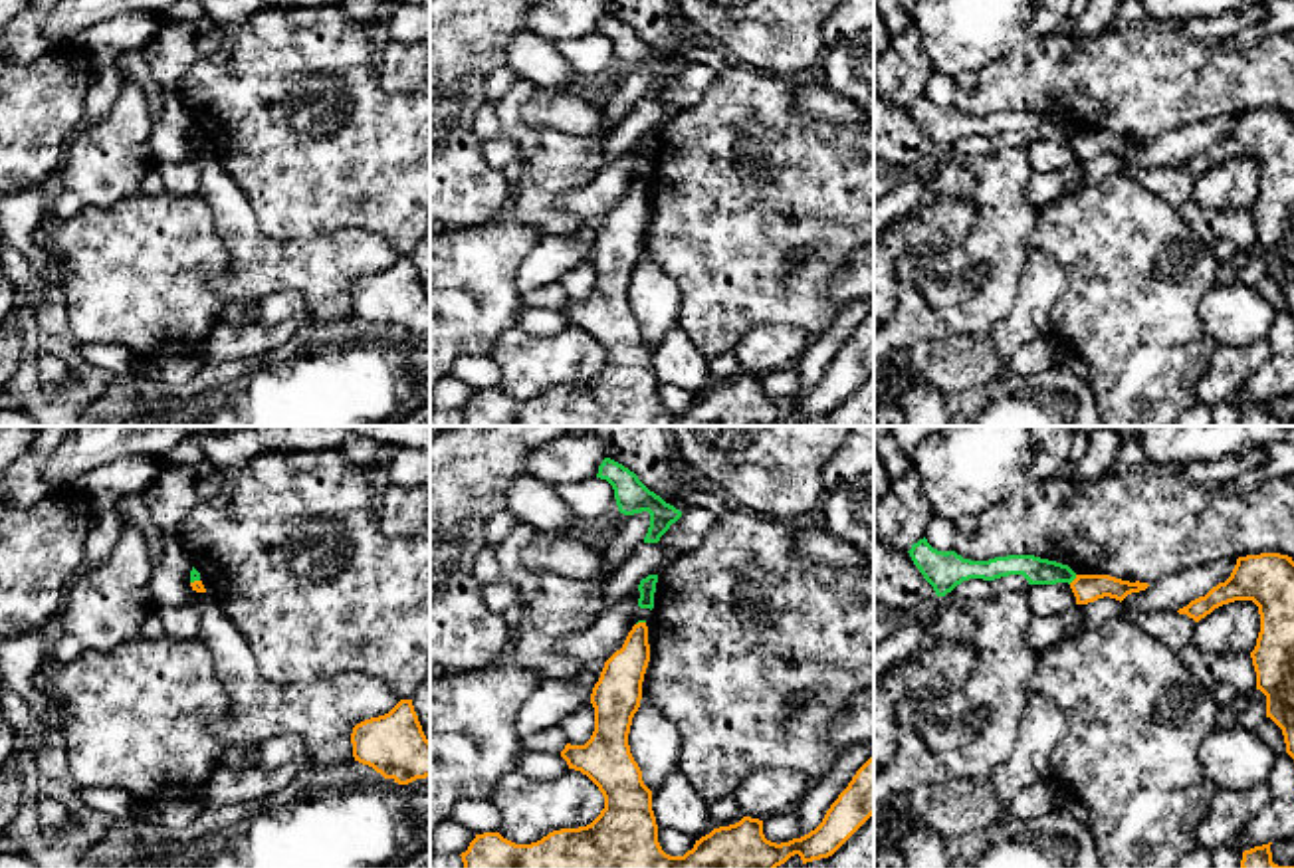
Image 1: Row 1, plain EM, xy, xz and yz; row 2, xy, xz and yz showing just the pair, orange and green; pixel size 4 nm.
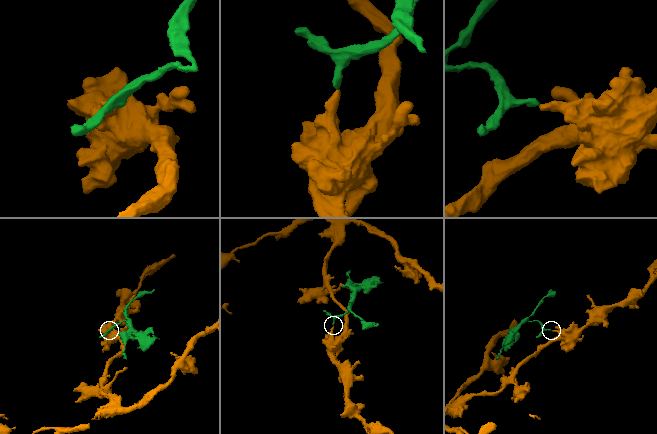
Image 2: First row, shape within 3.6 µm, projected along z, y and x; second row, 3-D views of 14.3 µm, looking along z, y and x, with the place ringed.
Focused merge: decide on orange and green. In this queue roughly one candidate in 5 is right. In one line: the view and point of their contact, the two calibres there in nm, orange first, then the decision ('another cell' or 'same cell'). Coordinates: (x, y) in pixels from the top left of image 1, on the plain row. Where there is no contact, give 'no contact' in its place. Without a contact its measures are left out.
yz (1075, 135) | 110/110 nm | another cell

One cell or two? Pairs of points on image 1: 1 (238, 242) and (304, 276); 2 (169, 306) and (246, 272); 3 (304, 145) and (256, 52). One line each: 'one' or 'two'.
1: one
2: two
3: one

